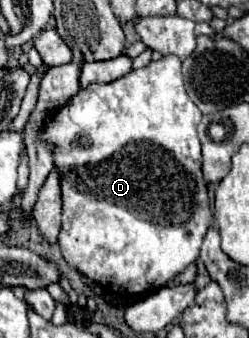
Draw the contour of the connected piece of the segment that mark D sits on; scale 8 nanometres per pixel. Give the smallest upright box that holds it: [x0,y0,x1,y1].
[41,55,213,295]

